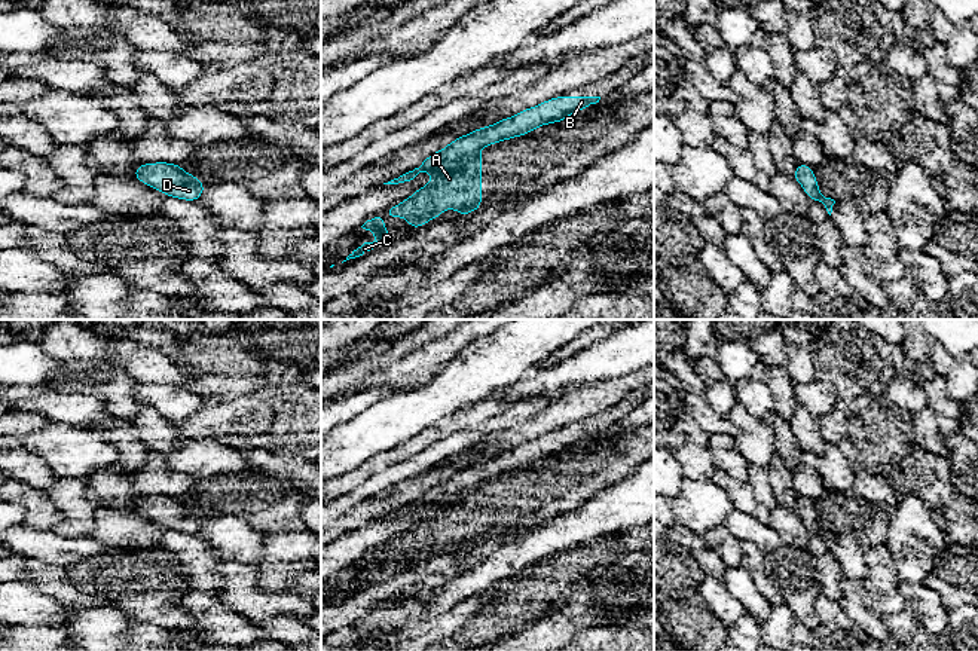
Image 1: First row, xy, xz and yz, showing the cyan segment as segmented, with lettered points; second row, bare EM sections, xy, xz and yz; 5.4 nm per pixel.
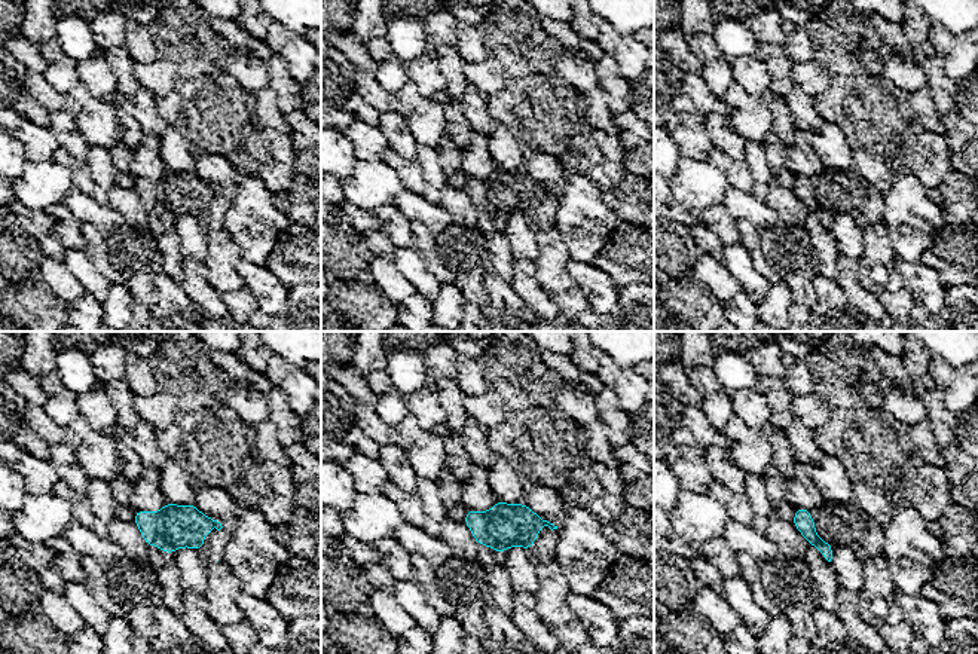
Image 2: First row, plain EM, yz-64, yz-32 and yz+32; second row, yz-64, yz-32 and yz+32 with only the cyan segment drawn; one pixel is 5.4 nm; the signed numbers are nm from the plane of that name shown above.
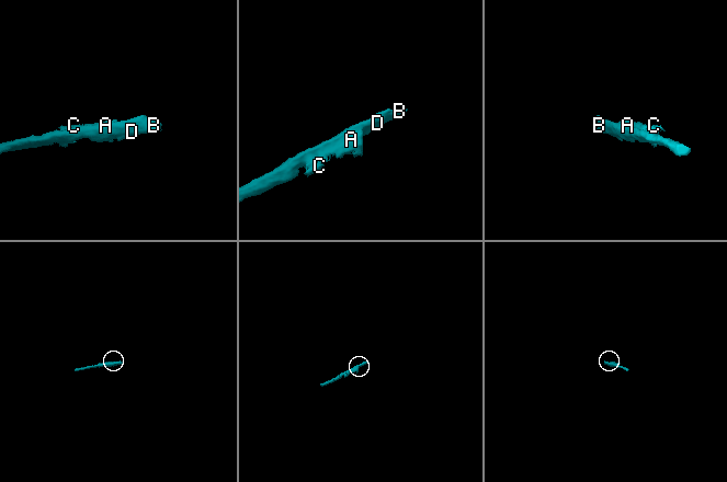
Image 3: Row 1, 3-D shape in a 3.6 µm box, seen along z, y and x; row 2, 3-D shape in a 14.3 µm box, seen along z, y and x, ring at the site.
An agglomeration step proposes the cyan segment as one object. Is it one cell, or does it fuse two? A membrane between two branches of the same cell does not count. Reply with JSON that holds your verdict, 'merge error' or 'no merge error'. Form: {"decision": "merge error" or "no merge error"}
{"decision": "no merge error"}

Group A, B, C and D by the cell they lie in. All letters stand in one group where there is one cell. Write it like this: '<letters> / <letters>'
A B C D

